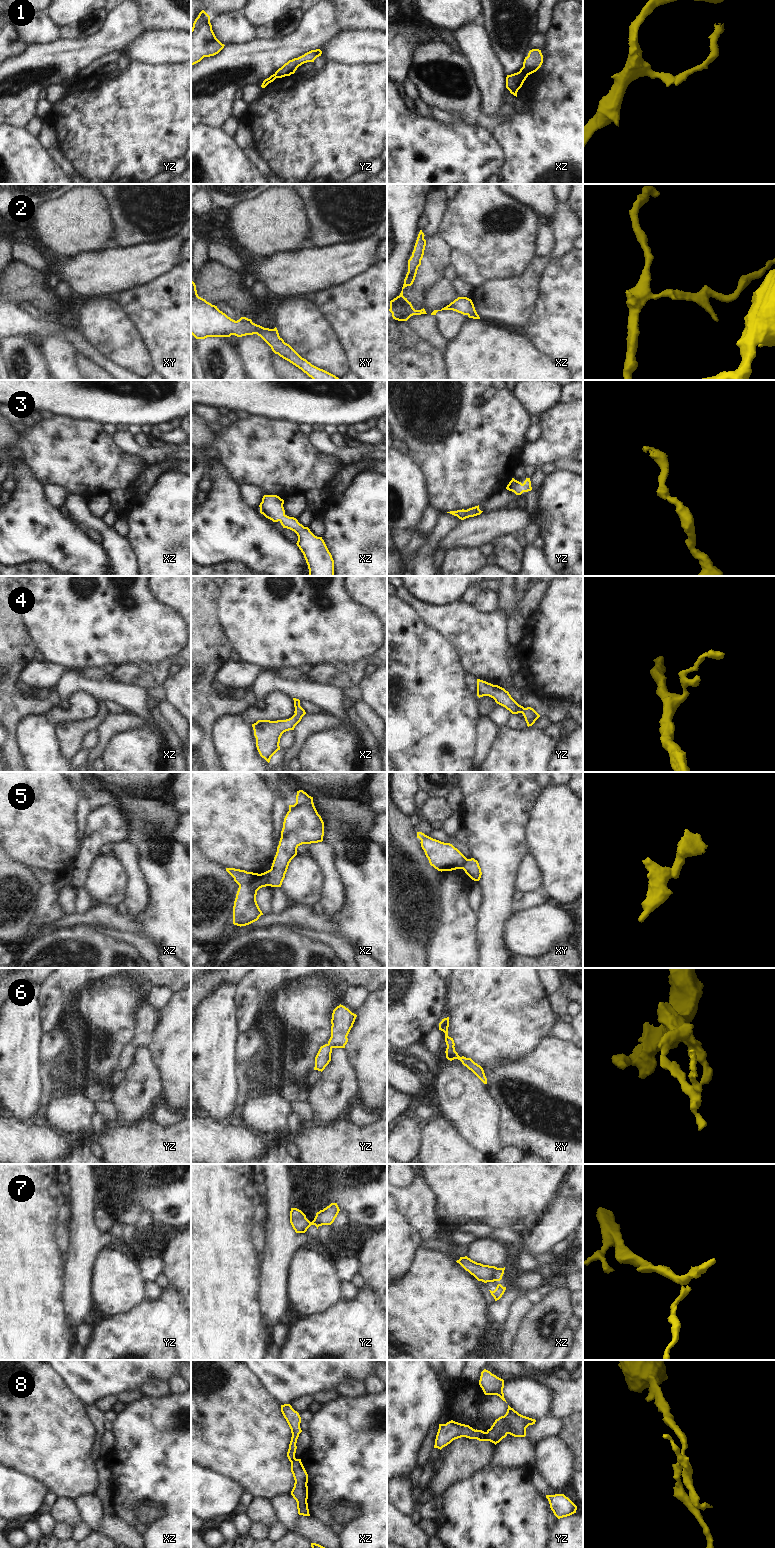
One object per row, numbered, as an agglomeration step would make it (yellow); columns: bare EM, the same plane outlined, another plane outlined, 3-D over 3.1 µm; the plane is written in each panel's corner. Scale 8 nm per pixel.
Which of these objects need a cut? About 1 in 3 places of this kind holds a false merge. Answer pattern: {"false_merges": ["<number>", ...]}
{"false_merges": ["1", "5", "7", "8"]}

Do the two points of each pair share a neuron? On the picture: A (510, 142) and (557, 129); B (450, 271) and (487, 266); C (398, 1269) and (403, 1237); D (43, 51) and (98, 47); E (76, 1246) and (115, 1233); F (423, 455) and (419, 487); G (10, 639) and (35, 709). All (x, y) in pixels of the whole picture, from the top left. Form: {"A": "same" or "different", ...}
{"A": "same", "B": "different", "C": "same", "D": "same", "E": "different", "F": "different", "G": "same"}

